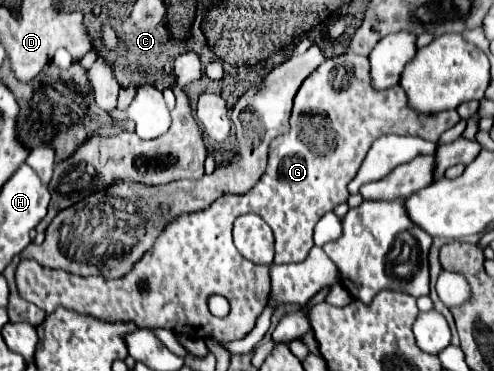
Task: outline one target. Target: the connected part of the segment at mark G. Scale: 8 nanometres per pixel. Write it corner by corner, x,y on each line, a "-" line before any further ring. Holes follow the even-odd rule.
344,53
340,57
332,57
324,61
314,73
306,77
298,95
294,99
294,109
290,117
290,131
282,137
276,137
268,155
268,169
244,195
224,195
212,203
212,207
184,215
176,223
166,225
162,235
156,241
156,247
144,255
144,259
122,279
104,279
104,277
76,277
62,269
48,269
32,259
22,259
16,271
16,285
20,295
46,313
52,313
56,307
66,307
82,315
92,315
96,319
116,323
116,321
132,321
138,327
160,327
178,333
180,337
192,339
216,339
216,341
234,341
244,339
256,325
258,315
270,297
270,269
266,265
254,265
246,261
232,243
232,223
238,215
256,213
260,215
274,231
276,237
276,255
274,263
300,263
308,257
314,241
314,225
322,215
330,213
336,205
348,201
346,185
354,179
364,155
372,147
372,143
380,135
398,133
398,135
418,135
436,143
440,135
454,127
460,121
456,109
440,111
434,115
424,115
408,105
406,91
400,85
392,85
388,89
374,89
370,79
370,63
368,57
360,57
356,53
-
220,293
230,301
228,317
212,317
208,311
208,295

